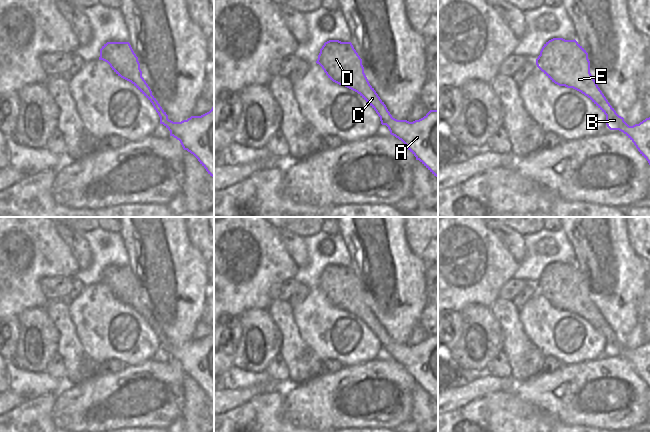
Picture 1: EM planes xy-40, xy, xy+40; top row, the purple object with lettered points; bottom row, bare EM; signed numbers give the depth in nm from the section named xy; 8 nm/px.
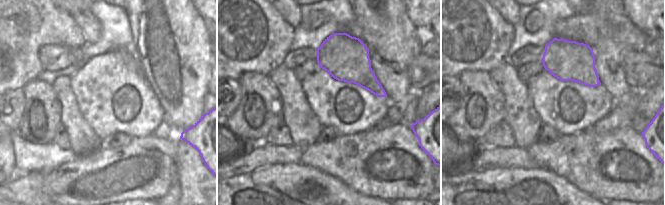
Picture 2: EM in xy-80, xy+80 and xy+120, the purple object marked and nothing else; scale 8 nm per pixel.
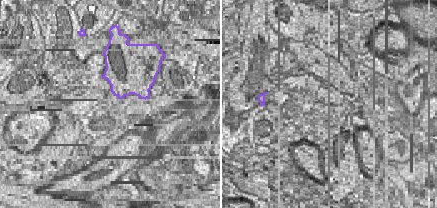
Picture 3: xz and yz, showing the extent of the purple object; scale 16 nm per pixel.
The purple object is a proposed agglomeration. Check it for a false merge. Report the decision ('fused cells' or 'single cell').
single cell

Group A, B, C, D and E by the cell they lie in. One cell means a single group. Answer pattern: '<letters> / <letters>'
A B C D E

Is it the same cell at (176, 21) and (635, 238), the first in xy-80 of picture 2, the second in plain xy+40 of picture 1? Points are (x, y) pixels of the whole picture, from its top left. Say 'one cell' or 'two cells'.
two cells

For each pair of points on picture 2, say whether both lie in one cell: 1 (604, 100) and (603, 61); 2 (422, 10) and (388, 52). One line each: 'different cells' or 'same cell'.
1: different cells
2: different cells

